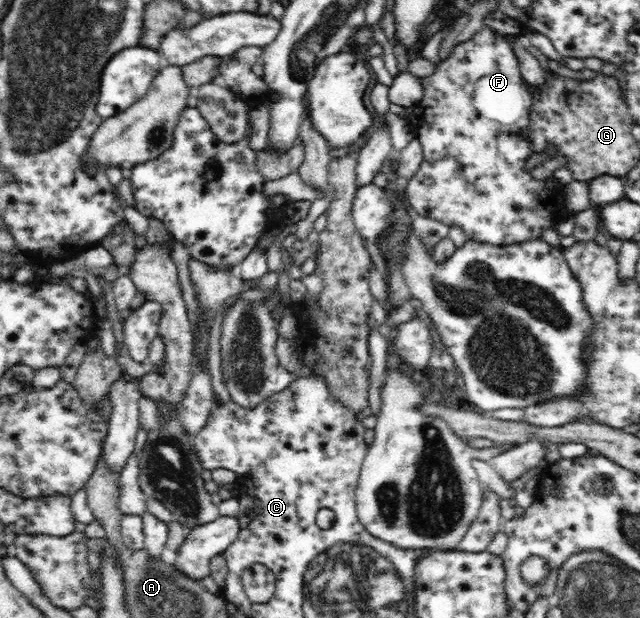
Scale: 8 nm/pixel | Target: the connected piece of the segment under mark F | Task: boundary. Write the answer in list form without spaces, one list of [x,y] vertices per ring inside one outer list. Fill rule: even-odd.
[[[485,25],[471,37],[470,41],[455,45],[450,57],[440,61],[432,75],[421,79],[421,84],[424,90],[422,99],[413,106],[414,113],[418,111],[418,117],[416,117],[418,128],[414,132],[423,149],[423,160],[420,163],[420,167],[418,167],[418,171],[407,181],[405,188],[405,195],[407,195],[412,209],[423,217],[440,221],[449,225],[449,227],[457,225],[457,227],[465,231],[469,241],[478,241],[488,245],[514,245],[516,243],[524,243],[524,241],[542,240],[543,229],[556,231],[558,224],[564,221],[570,211],[565,204],[563,190],[548,190],[546,186],[547,180],[534,180],[530,176],[530,172],[524,170],[527,159],[531,157],[530,135],[527,135],[527,131],[529,130],[533,95],[529,92],[529,88],[523,79],[517,55],[514,53],[510,42],[507,41],[507,36],[503,36],[490,26]]]

